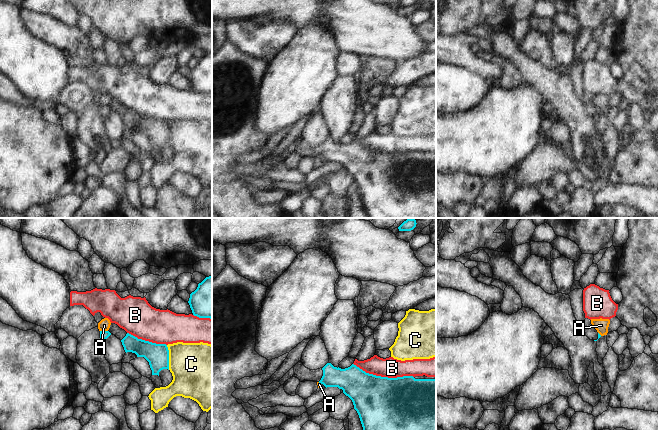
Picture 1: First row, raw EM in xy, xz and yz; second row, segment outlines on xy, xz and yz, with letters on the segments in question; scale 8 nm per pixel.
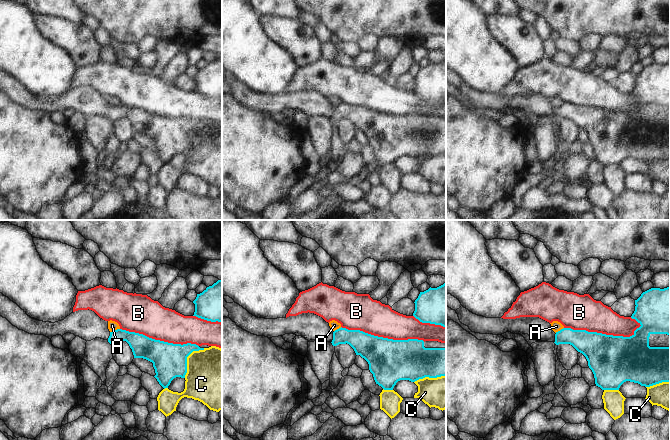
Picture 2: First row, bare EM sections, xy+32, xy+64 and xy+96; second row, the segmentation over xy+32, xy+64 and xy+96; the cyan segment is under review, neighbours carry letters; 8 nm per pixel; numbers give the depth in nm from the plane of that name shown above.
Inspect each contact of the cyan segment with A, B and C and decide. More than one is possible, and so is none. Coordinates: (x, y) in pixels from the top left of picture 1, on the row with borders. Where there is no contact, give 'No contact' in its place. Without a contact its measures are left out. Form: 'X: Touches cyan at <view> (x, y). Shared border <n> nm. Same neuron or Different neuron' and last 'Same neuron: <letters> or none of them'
A: Touches cyan at xy (104, 331). Shared border 60 nm. Different neuron
B: Touches cyan at xz (383, 377). Shared border 500 nm. Different neuron
C: Touches cyan at xy (168, 357). Shared border 200 nm. Different neuron
Same neuron: none of them.

